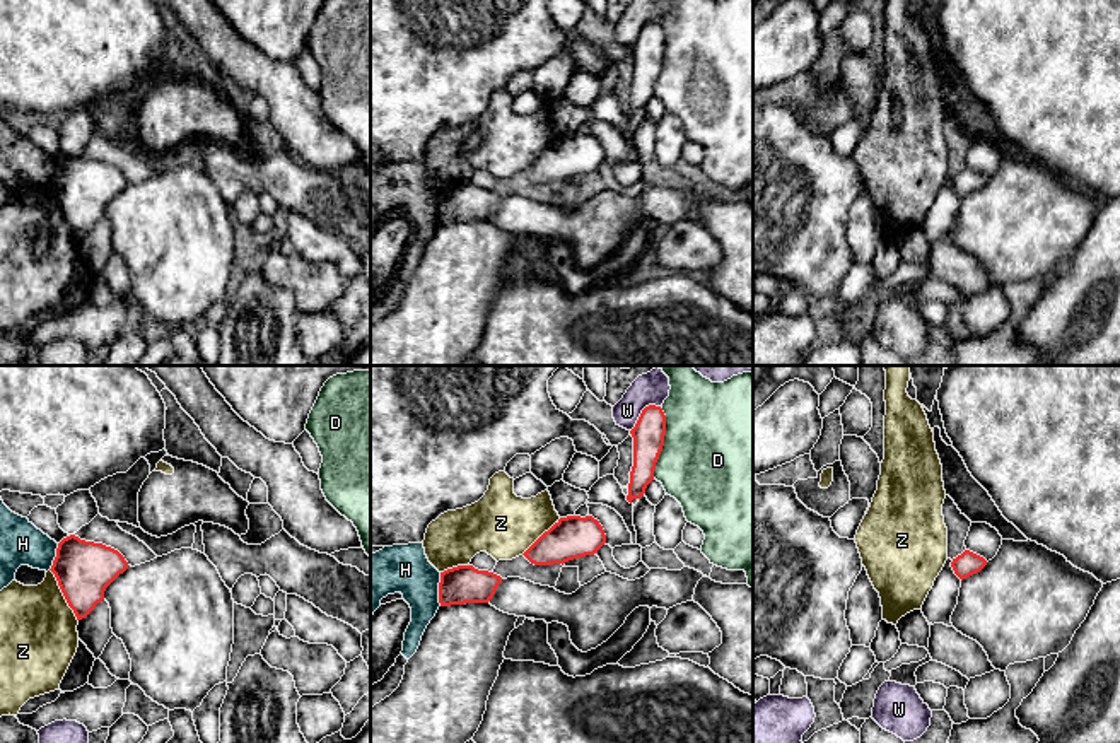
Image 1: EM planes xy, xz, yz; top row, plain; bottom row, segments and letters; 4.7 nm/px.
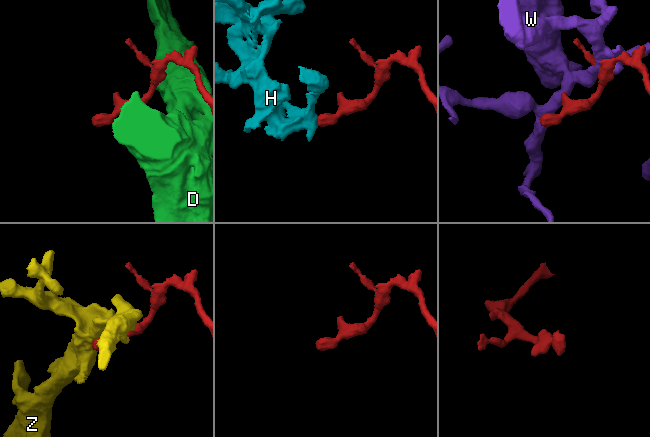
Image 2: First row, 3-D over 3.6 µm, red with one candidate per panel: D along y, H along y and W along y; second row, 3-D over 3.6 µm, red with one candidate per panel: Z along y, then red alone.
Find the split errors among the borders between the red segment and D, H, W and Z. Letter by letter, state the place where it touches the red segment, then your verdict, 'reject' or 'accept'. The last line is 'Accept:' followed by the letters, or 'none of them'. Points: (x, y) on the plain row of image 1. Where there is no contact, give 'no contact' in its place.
D: xz (663, 60) | reject
H: xz (439, 207) | reject
W: xz (642, 29) | reject
Z: xy (64, 212) | reject
Accept: none of them

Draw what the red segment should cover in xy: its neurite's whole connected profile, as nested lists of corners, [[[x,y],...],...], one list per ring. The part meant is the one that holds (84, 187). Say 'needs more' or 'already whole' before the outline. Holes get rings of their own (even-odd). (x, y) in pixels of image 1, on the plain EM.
already whole | [[[70,152],[58,161],[50,188],[77,237],[82,237],[104,217],[106,205],[126,186],[128,179],[118,167]]]

